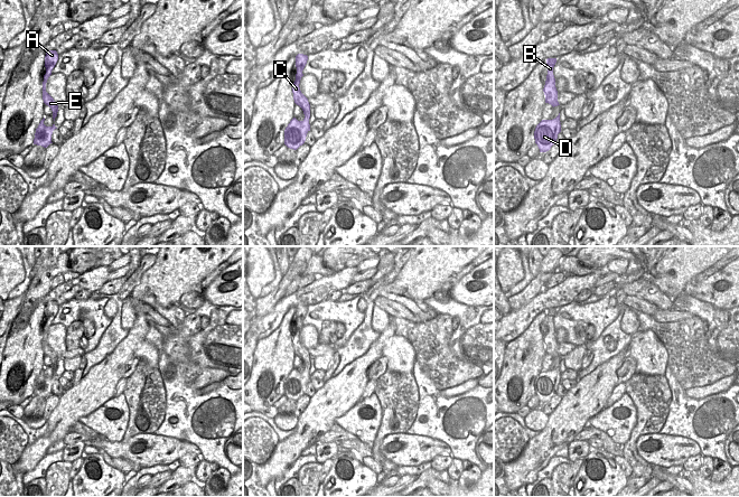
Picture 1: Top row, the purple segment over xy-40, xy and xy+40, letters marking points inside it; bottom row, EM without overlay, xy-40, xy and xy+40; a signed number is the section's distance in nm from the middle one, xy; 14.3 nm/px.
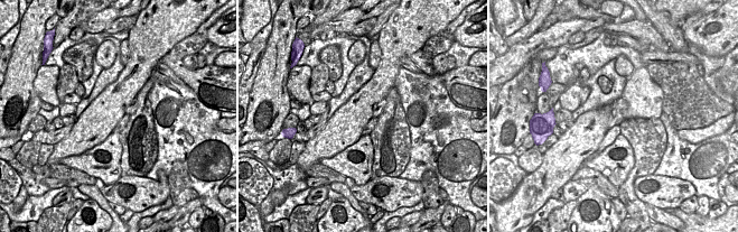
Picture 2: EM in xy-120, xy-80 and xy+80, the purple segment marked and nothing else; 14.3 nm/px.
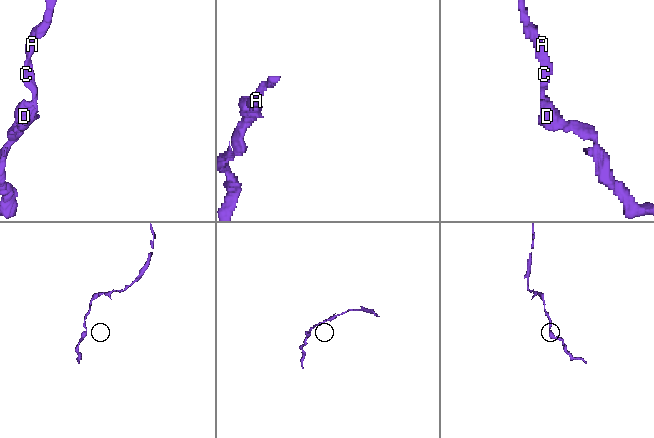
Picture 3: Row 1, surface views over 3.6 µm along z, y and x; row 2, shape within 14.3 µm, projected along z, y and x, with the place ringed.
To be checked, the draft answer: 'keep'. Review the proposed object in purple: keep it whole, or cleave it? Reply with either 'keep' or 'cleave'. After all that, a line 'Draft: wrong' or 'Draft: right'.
keep
Draft: right

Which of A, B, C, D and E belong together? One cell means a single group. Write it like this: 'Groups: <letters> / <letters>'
Groups: A B C D E.

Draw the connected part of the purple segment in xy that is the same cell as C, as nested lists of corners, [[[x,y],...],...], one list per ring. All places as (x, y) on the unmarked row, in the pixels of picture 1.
[[[298,304],[296,307],[297,325],[292,338],[292,344],[294,354],[299,356],[303,362],[305,369],[302,372],[298,372],[296,368],[293,368],[284,381],[284,395],[293,401],[297,401],[305,394],[307,384],[310,382],[310,355],[299,338],[300,330],[303,327],[302,321],[307,315],[307,311],[307,306]]]

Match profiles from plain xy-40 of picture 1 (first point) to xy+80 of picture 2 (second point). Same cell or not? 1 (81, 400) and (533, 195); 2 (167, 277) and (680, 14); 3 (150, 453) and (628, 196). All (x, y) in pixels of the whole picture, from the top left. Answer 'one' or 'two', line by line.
1: one
2: one
3: two

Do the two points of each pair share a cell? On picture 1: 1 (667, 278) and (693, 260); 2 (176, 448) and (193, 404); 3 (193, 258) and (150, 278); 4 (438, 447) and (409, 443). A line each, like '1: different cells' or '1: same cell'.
1: same cell
2: different cells
3: same cell
4: same cell

